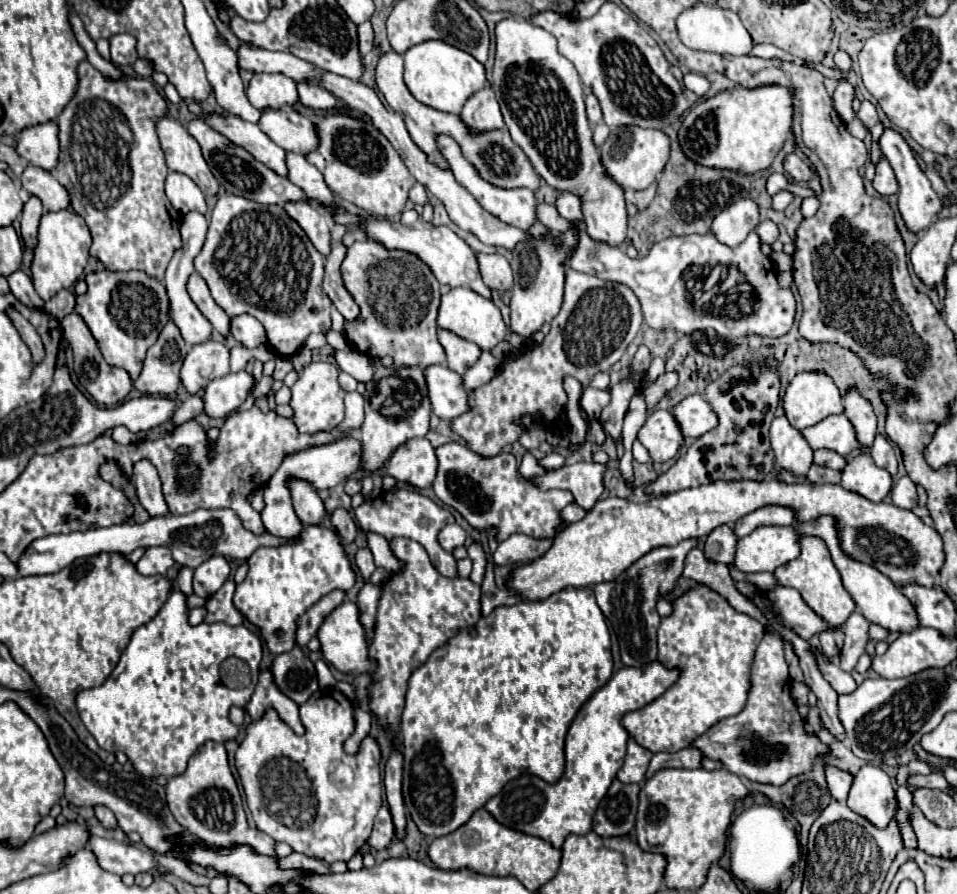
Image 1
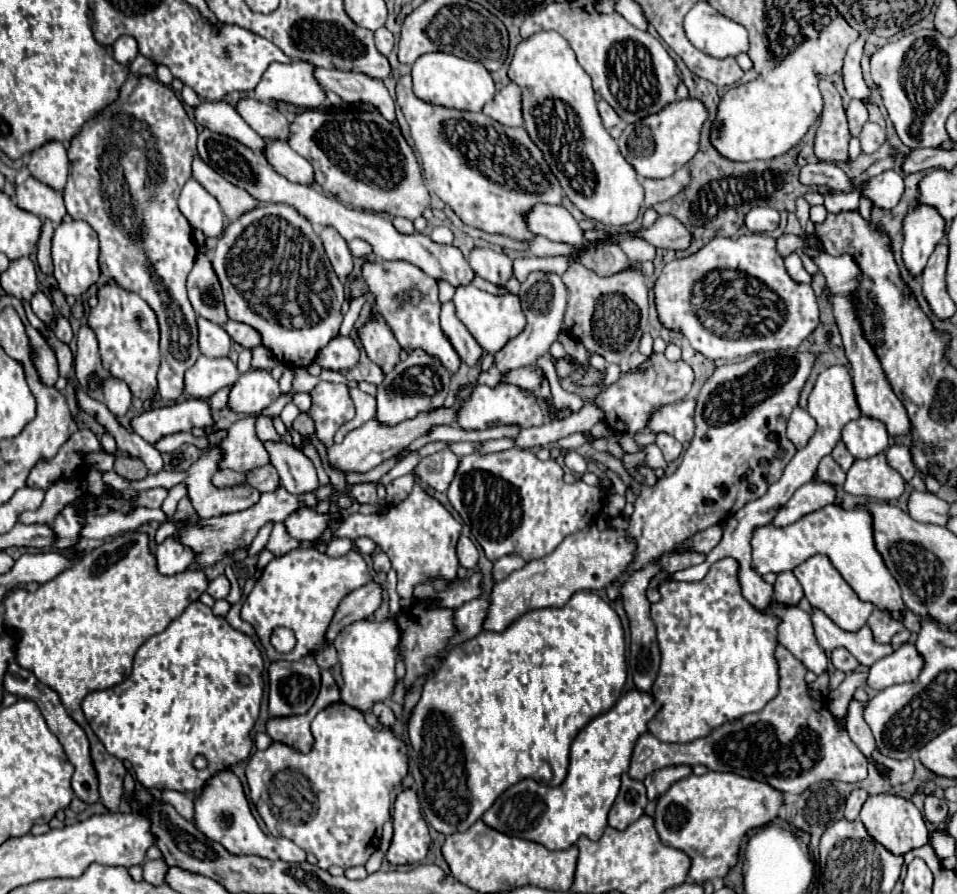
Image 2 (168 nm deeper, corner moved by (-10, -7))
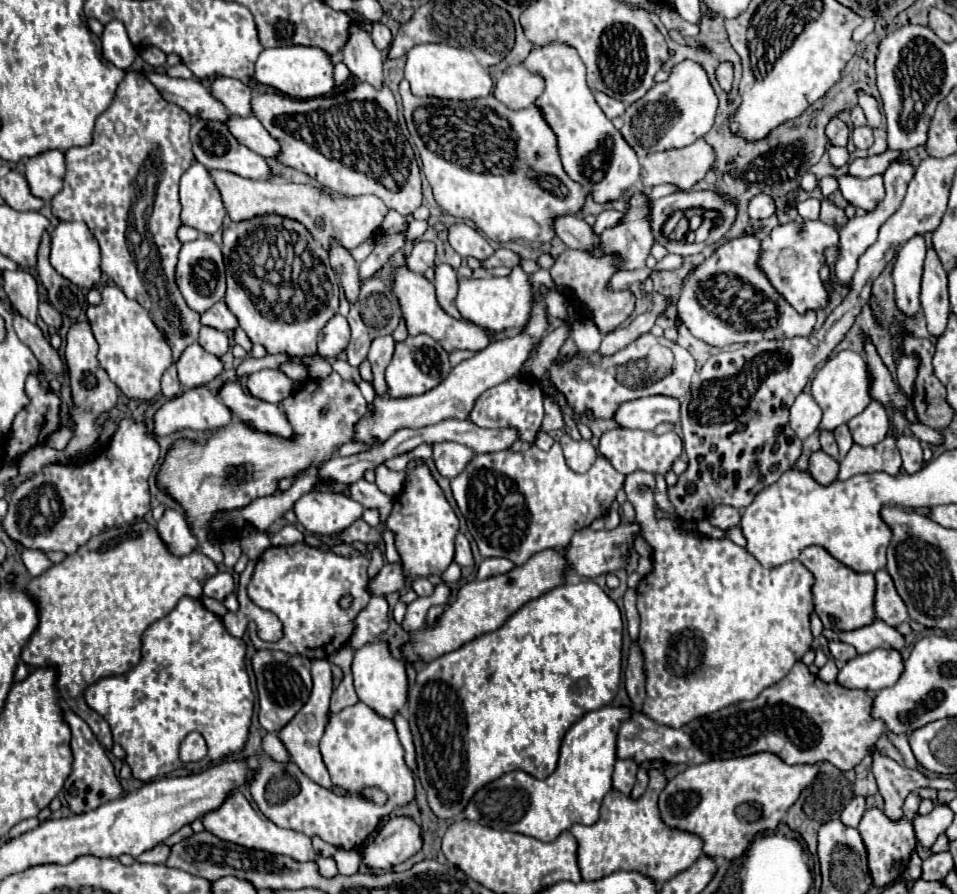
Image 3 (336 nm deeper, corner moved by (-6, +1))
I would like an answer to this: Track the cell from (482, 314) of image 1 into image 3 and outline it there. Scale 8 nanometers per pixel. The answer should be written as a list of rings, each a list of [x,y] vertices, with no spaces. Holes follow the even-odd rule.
[[[513,267],[507,277],[487,277],[487,279],[459,279],[459,291],[455,297],[461,317],[477,327],[491,333],[505,333],[511,329],[521,329],[529,319],[533,295],[529,291],[529,275],[521,267]]]

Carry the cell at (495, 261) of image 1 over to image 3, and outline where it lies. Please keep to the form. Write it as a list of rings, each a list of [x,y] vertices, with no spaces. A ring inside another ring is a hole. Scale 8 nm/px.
[[[453,225],[449,229],[449,243],[463,259],[475,257],[477,261],[485,261],[495,253],[489,241],[469,225]]]

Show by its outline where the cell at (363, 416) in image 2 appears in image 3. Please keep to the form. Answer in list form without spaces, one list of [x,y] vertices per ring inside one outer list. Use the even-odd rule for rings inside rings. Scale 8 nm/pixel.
[[[339,373],[309,381],[307,385],[309,387],[301,387],[293,393],[293,397],[283,401],[283,409],[293,427],[291,441],[257,433],[237,421],[235,425],[219,429],[205,445],[177,441],[169,451],[161,471],[157,473],[157,485],[181,503],[197,539],[207,539],[207,523],[217,509],[245,507],[255,497],[277,493],[281,477],[293,479],[309,467],[319,467],[339,445],[351,441],[353,425],[367,413],[367,401],[359,387],[341,379]],[[323,407],[329,407],[325,417],[321,415]]]

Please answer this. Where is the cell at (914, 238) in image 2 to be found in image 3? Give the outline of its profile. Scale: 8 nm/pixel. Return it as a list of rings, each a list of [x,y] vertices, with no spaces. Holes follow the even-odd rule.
[[[915,235],[901,245],[895,257],[895,265],[893,265],[895,297],[897,297],[897,307],[905,315],[915,315],[921,309],[919,285],[921,285],[925,251],[927,247],[923,235]]]

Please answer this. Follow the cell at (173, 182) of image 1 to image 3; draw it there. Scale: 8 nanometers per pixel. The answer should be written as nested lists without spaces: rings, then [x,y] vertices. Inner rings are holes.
[[[193,163],[181,177],[181,183],[179,183],[179,199],[181,199],[181,221],[205,235],[213,235],[221,229],[221,223],[223,223],[223,217],[225,217],[225,207],[223,207],[223,201],[221,201],[221,195],[215,187],[215,183],[209,179],[209,171],[201,165],[201,163]]]

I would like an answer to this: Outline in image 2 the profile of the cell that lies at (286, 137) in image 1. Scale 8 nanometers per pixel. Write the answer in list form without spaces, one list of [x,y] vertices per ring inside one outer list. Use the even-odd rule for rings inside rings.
[[[245,97],[237,101],[235,109],[263,139],[287,141],[287,117],[281,115],[275,105],[261,103],[255,97]]]

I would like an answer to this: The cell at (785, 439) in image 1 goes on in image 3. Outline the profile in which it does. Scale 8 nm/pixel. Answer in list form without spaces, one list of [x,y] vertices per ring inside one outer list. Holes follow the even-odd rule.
[[[801,393],[789,409],[789,427],[799,439],[807,439],[813,431],[817,431],[821,421],[821,409],[815,399],[807,393]]]

